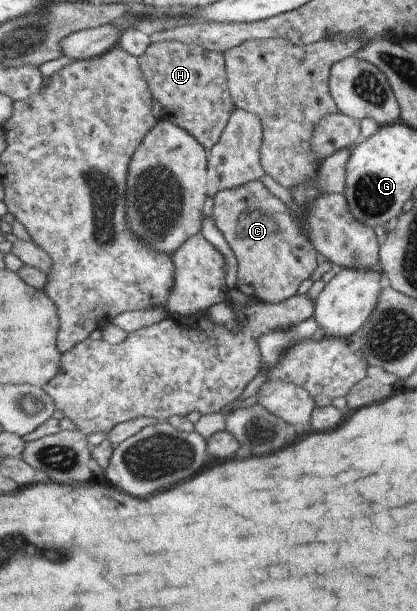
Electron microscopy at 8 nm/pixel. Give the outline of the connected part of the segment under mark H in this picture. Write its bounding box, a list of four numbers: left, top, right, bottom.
[139,41,236,151]

